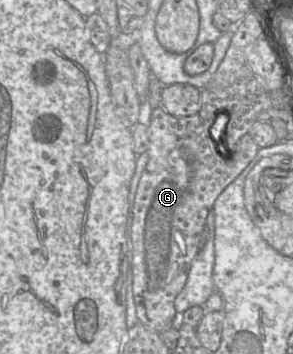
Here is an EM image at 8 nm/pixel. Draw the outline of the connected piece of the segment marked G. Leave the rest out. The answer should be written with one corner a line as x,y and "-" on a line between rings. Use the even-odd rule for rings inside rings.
162,106
152,110
148,126
149,161
140,178
133,206
132,241
132,291
138,322
151,331
161,334
178,325
180,314
174,307
175,298
184,288
191,263
205,242
205,225
209,212
222,191
233,182
258,153
259,147
246,134
237,144
234,153
219,149
221,135
216,138
206,131
198,114
175,117

